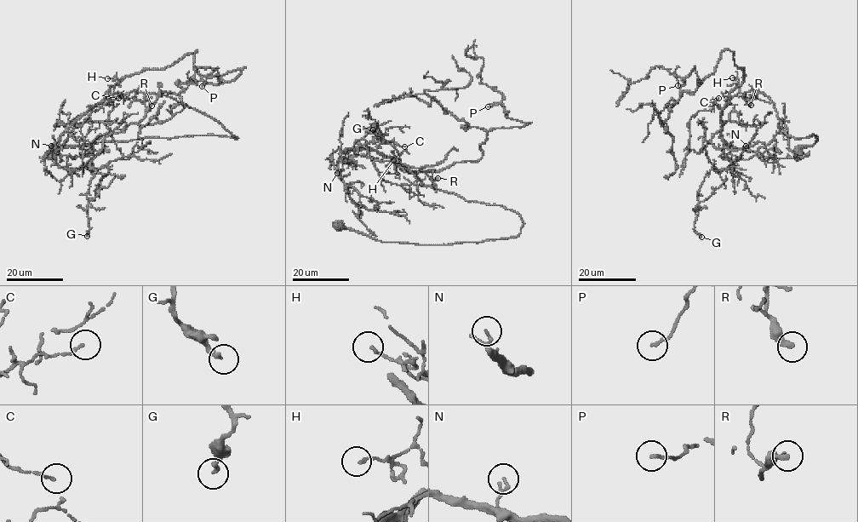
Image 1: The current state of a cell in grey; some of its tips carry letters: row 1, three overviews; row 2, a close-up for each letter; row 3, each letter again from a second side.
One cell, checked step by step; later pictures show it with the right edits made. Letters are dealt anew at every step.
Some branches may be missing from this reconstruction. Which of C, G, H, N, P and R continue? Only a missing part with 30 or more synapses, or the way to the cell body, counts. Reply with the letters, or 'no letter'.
no letter

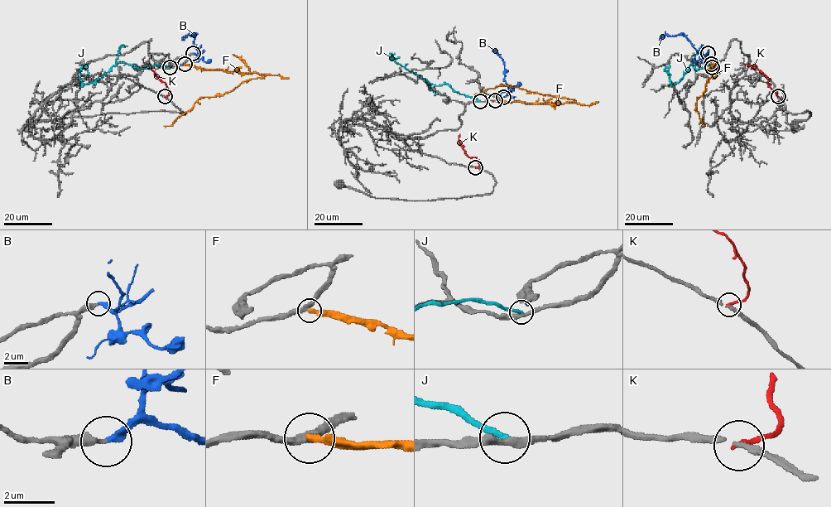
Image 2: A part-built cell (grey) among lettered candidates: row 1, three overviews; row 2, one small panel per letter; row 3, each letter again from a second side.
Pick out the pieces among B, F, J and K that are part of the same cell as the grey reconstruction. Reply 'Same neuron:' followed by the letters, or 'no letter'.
Same neuron: B

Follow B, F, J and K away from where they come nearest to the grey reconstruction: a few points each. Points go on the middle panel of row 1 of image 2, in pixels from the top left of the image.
B: (503, 97), (508, 87), (504, 80), (503, 60), (492, 50)
F: (495, 100), (552, 104), (574, 101), (501, 84), (474, 94)
J: (480, 101), (460, 94), (449, 85), (430, 84), (391, 58), (400, 57)
K: (476, 167), (479, 166), (478, 161), (465, 153), (458, 140), (460, 133)

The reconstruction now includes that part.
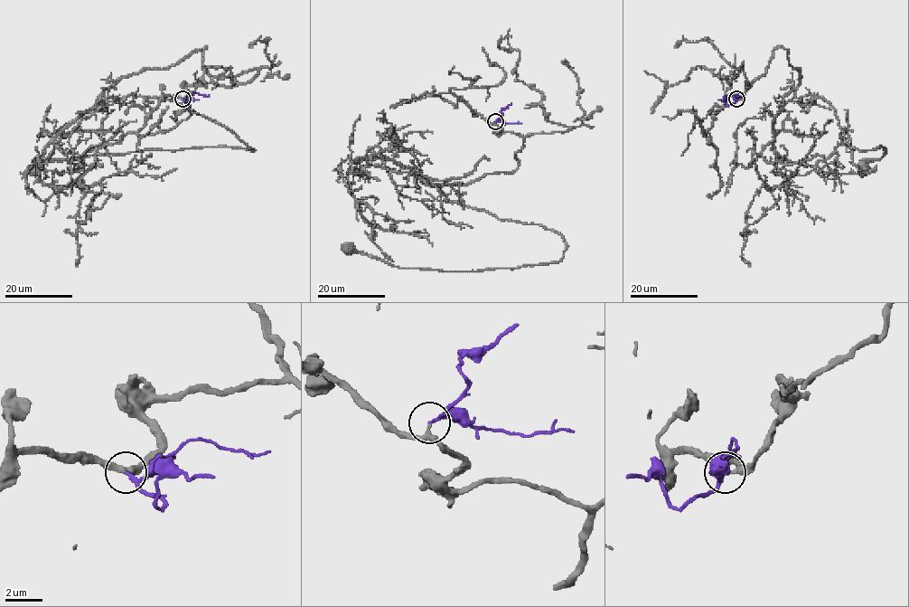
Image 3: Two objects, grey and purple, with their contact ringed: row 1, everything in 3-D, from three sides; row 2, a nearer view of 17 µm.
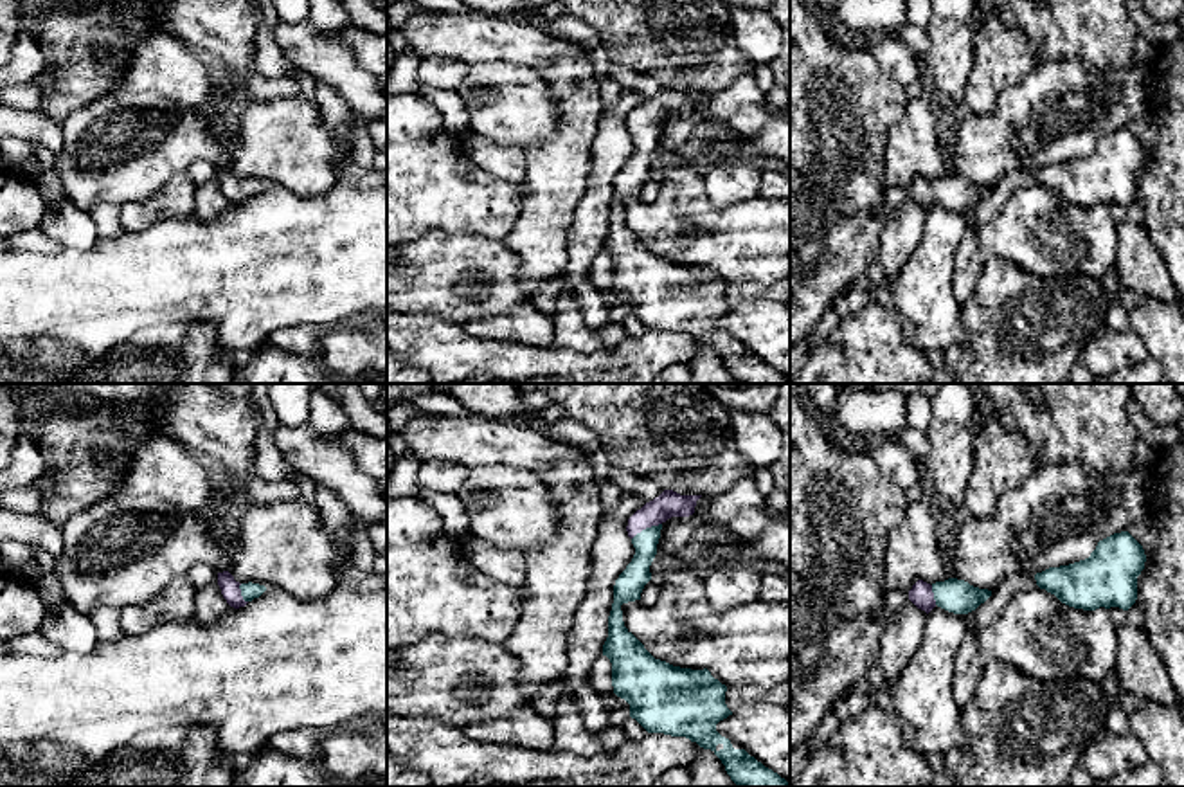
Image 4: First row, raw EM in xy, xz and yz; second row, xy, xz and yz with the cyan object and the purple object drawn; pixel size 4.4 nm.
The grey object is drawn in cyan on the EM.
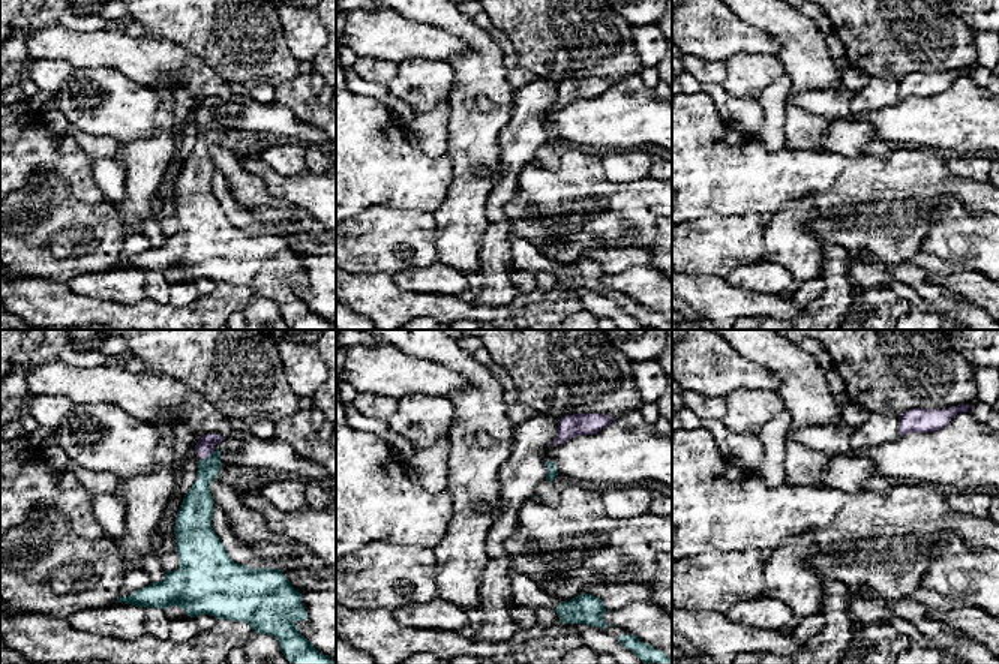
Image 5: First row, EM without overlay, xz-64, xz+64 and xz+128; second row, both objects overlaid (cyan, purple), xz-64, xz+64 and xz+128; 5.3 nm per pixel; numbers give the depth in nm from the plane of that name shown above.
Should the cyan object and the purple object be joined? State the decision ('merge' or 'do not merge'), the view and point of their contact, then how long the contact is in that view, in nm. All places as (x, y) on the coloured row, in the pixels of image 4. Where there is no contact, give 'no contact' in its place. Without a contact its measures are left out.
merge; meets cyan in xz at (646, 528); contact 150 nm long

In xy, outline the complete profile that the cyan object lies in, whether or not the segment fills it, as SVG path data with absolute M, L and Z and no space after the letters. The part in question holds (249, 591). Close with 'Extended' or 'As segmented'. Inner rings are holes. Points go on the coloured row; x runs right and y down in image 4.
M229 571L218 573L218 585L223 598L234 609L245 607L254 598L259 598L266 587L259 583L239 583Z. Extended

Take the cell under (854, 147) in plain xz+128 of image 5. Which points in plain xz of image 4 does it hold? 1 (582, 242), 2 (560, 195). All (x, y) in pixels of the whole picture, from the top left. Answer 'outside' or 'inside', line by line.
1: inside
2: outside

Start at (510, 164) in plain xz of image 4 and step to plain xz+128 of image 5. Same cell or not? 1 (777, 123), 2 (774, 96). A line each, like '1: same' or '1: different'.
1: same
2: same

